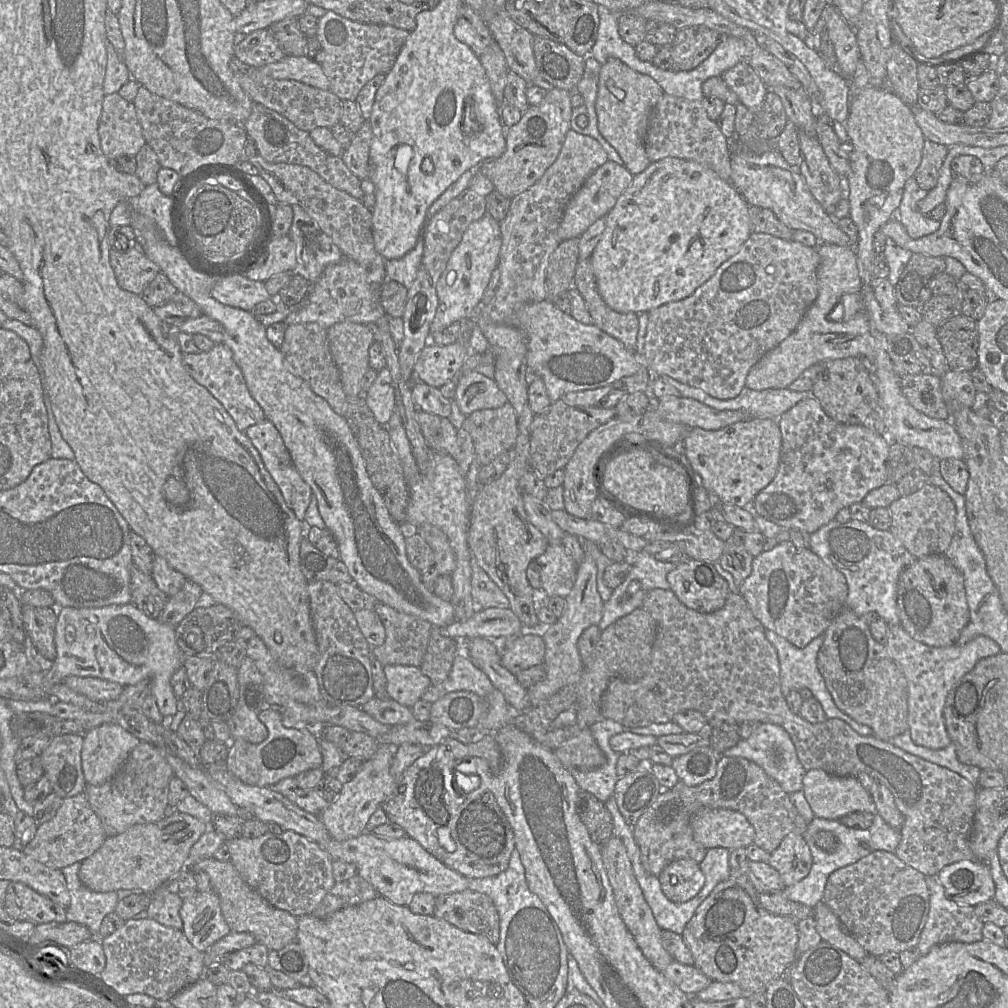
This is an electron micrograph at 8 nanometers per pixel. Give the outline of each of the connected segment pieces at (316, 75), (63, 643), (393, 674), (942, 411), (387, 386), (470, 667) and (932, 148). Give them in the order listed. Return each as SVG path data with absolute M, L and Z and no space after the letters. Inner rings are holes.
M285 56L259 68L274 79L296 80L321 90L329 90L330 83L322 66L307 56Z
M133 603L108 605L99 608L57 608L55 630L56 658L46 665L42 678L42 688L48 696L49 690L68 676L95 677L122 686L136 684L144 679L151 680L151 694L155 697L159 712L163 717L172 717L178 710L178 700L171 685L171 677L184 664L186 657L176 642L176 627L163 624L158 619L145 615Z
M386 665L383 670L389 697L409 708L421 700L425 690L432 685L417 666Z
M935 374L901 376L901 389L916 410L932 418L950 420L949 408L942 396L940 376Z
M387 367L379 371L376 380L364 393L364 399L377 422L387 425L395 406L393 381Z
M464 652L455 656L449 676L442 687L446 693L470 691L481 697L487 697L495 689L488 676Z
M925 139L922 160L913 175L921 189L930 191L936 186L947 154L947 146Z

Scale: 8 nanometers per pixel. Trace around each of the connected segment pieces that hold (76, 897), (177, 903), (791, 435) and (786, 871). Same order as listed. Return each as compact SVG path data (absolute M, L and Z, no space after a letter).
M76 862L62 869L71 897L66 921L85 925L93 939L98 939L103 918L114 912L119 899L115 891L99 893L86 888L78 876L80 866L81 862Z
M167 881L151 894L151 902L147 909L147 918L177 930L183 928L180 909L183 899L175 891L167 890Z
M814 397L799 401L784 412L777 423L781 432L780 463L772 482L753 499L753 514L774 522L782 529L799 529L811 534L835 519L842 508L861 503L871 490L888 482L890 439L887 435L879 435L861 424L835 421L824 412Z
M788 834L770 854L768 863L778 871L784 886L788 887L809 874L812 855L802 835Z

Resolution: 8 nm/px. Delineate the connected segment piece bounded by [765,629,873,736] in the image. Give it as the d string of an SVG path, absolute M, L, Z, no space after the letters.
M765 629L765 635L777 651L780 665L780 687L784 697L786 697L791 690L800 691L803 688L807 688L812 692L813 697L817 699L821 704L827 719L841 719L846 722L858 734L862 736L873 735L873 731L870 727L856 722L850 716L838 709L835 705L832 696L825 685L824 678L822 677L821 673L817 668L817 655L823 643L823 635L814 638L804 648L797 648L788 640L779 636L771 630Z

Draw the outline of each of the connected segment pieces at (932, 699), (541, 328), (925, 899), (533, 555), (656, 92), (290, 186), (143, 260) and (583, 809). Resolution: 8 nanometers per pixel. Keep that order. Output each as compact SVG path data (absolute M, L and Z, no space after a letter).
M888 625L886 649L903 672L908 683L907 723L912 741L932 750L951 744L943 715L949 691L983 658L1001 652L999 645L986 636L977 636L964 645L931 647L912 638L901 625Z
M547 299L533 302L518 310L519 328L527 335L527 366L530 372L541 377L545 383L551 402L560 400L571 391L596 389L635 374L642 365L638 362L637 353L631 352L622 342L599 329L594 324L583 324L566 314Z
M877 850L853 864L847 865L832 872L827 879L822 902L826 904L829 909L838 917L846 931L857 940L857 942L866 950L868 954L880 957L888 952L899 953L917 946L921 931L925 925L929 912L929 890L926 883L926 877L921 872L901 861L895 856L894 853L884 850Z
M519 432L516 443L508 450L511 461L501 477L480 487L470 509L467 543L475 566L483 569L509 600L509 608L527 631L540 631L537 617L538 593L527 577L528 565L542 555L547 546L546 537L527 519L520 479L530 466L530 434Z
M609 58L601 65L595 103L598 130L608 143L615 148L624 165L633 175L644 171L651 163L646 155L644 139L651 112L663 94L663 89L652 77L634 71L617 58Z
M242 152L239 162L243 161L248 161L258 169L259 175L270 185L279 204L299 205L332 239L344 258L358 263L366 272L368 284L374 293L380 296L381 287L387 280L386 260L375 249L372 233L372 209L364 206L361 200L336 189L306 166L270 163L259 154L247 157Z
M140 242L126 253L110 249L109 256L118 286L136 295L141 295L160 271L159 266L146 256Z
M580 790L576 800L576 811L596 844L602 845L614 835L612 816L605 803L590 792Z

